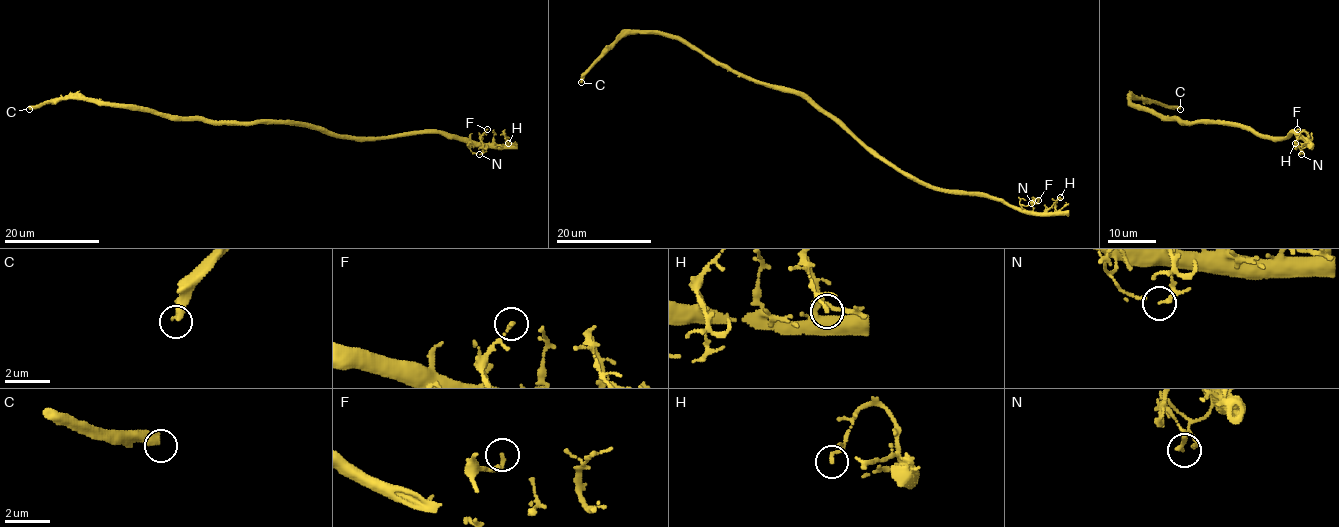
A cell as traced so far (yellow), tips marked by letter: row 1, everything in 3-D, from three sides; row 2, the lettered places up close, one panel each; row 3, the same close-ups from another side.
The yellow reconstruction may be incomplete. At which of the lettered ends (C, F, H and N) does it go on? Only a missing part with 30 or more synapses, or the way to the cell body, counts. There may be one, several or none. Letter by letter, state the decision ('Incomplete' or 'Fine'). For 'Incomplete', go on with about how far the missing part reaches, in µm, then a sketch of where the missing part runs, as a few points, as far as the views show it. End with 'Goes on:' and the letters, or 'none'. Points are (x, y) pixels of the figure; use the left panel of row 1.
C: Incomplete. Missing length about 15 µm. Course of what is missing: (29, 109), (21, 97), (30, 91), (41, 60)
F: Fine
H: Fine
N: Fine
Goes on: C

